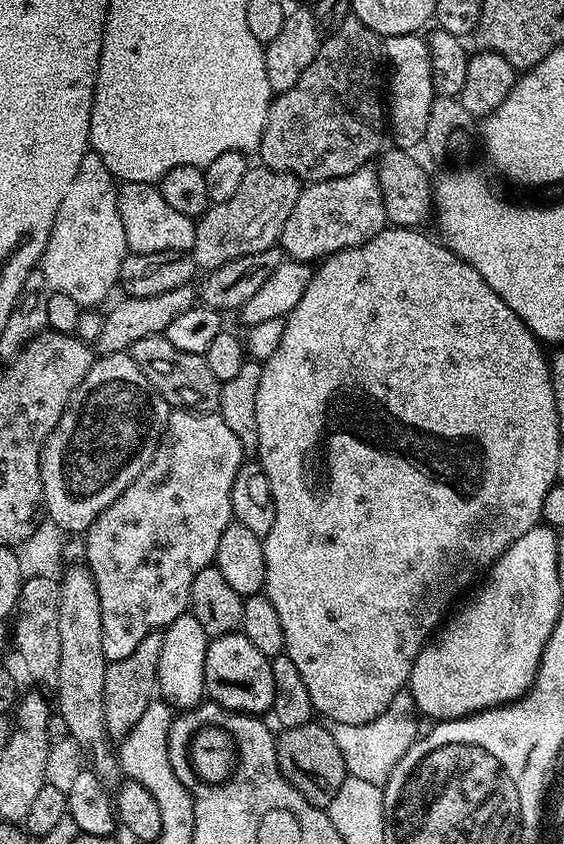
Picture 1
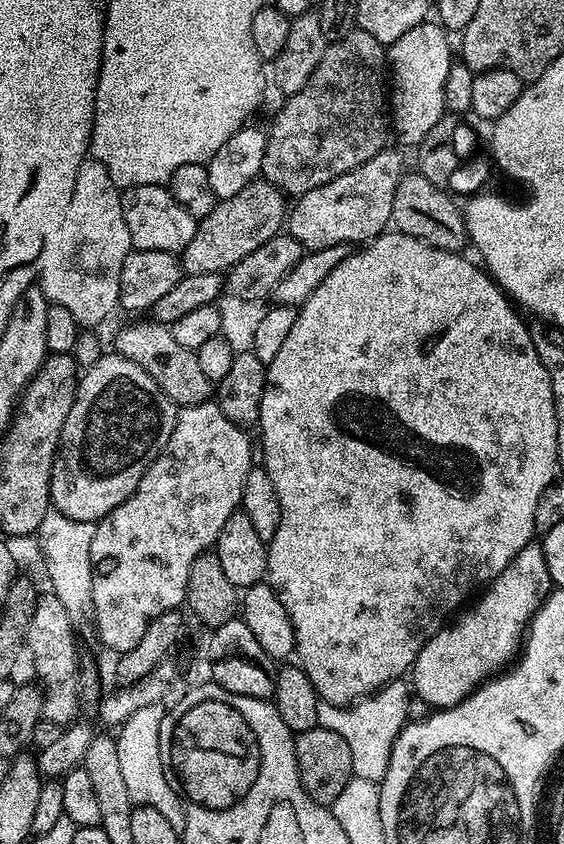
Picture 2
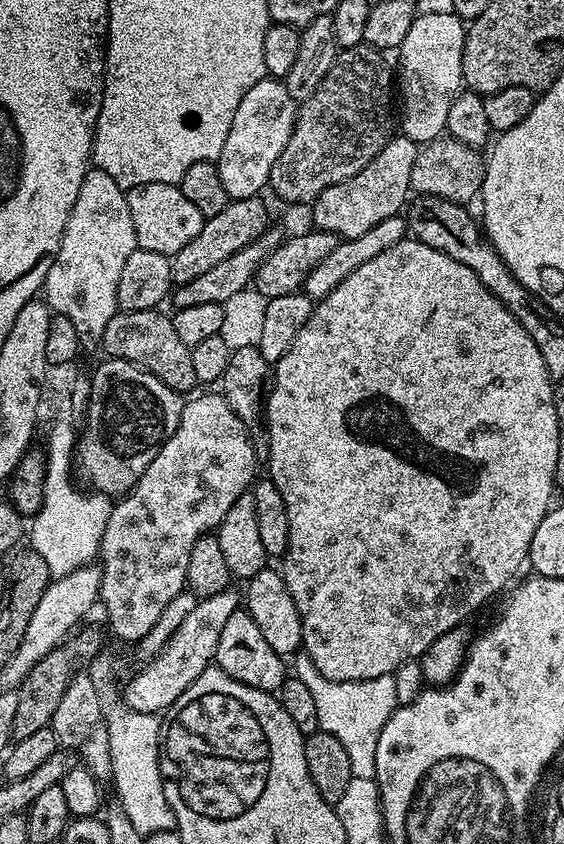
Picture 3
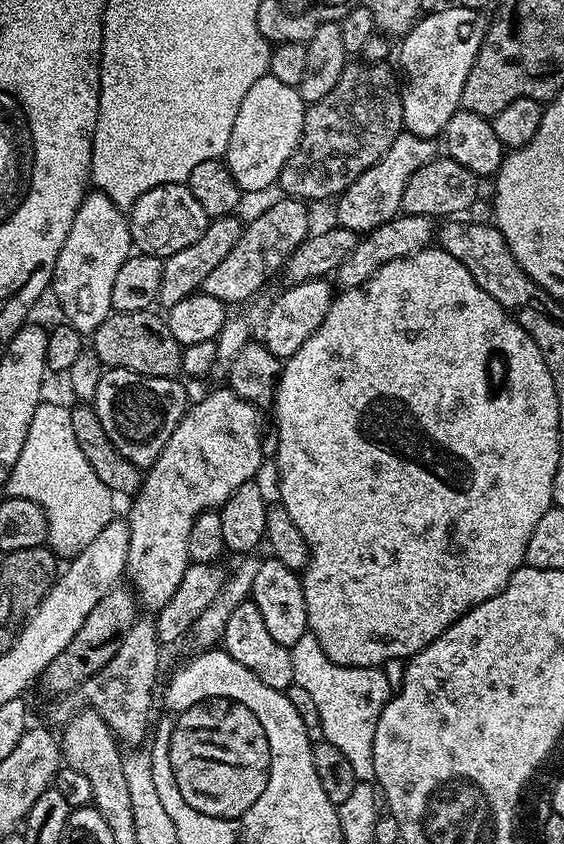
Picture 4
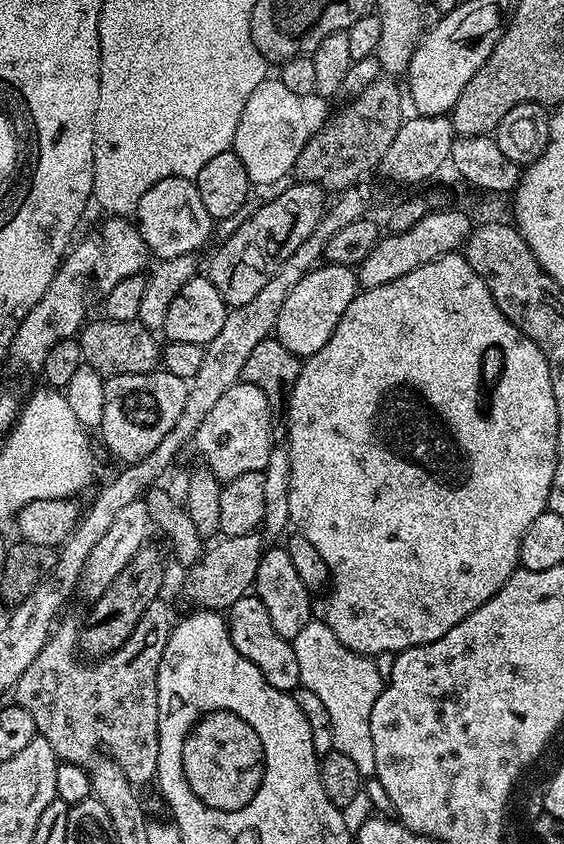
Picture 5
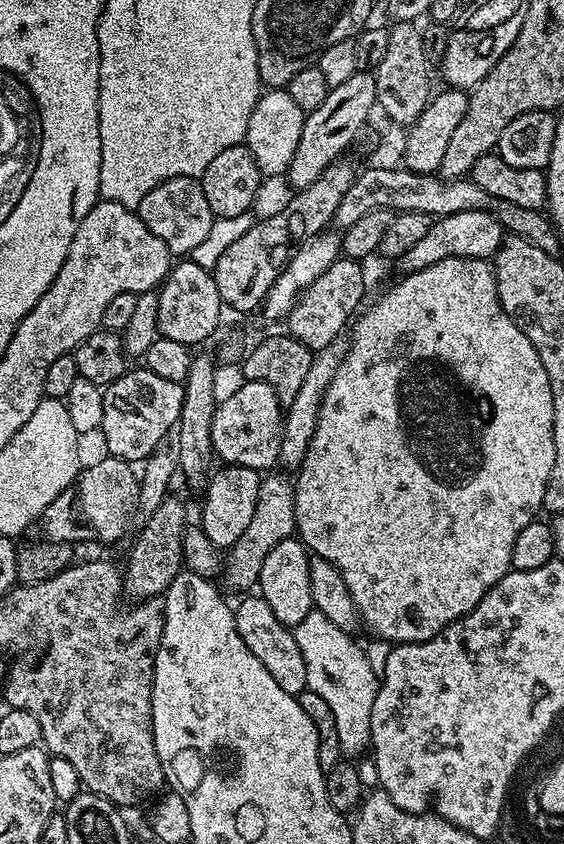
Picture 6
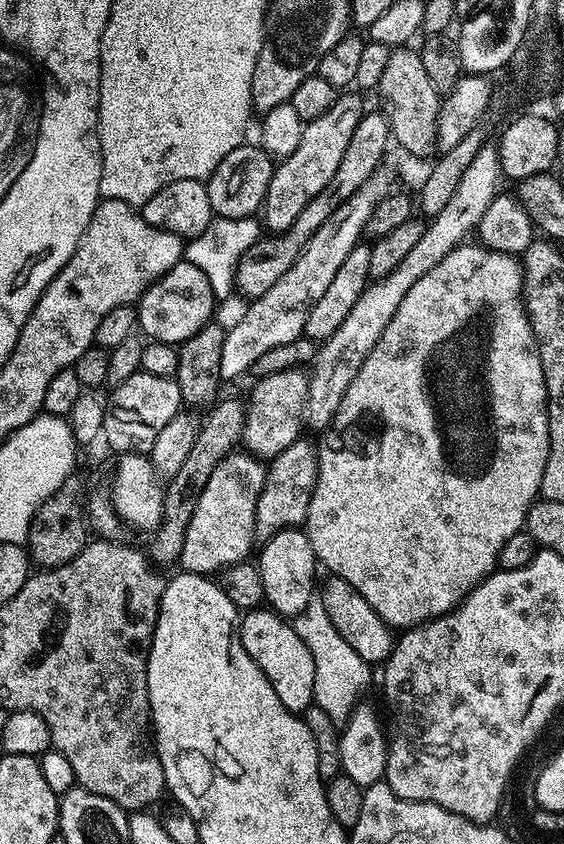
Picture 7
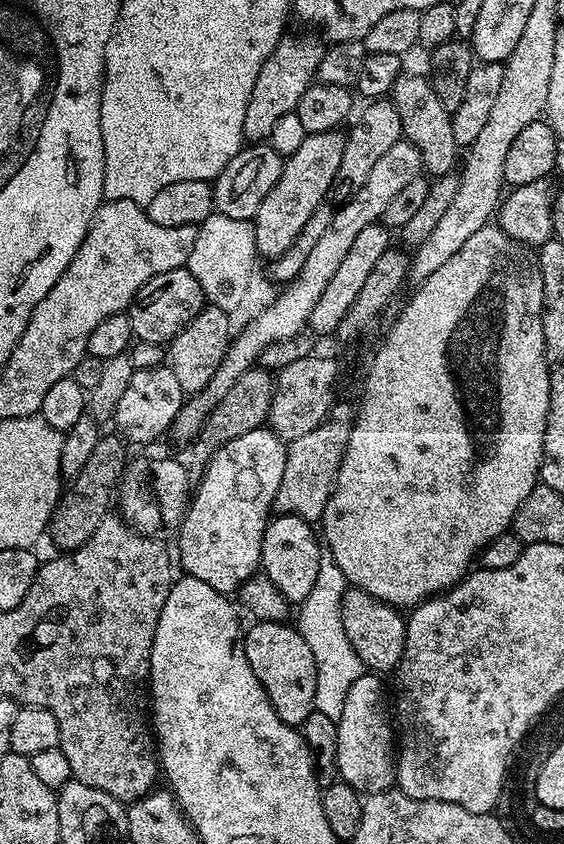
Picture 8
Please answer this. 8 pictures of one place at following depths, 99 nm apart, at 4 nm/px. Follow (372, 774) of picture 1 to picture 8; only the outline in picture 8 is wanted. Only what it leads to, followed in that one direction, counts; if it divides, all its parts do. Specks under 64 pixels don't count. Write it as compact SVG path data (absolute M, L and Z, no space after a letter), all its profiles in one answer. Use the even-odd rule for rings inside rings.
M324 554L320 557L318 579L315 580L310 594L299 601L300 621L298 627L302 638L306 638L306 646L314 653L314 666L318 670L318 686L314 686L315 711L326 714L326 718L340 720L342 706L346 706L346 694L350 694L350 686L365 675L363 662L354 654L354 646L350 646L350 638L346 638L346 630L342 626L342 594L346 581L342 570L334 562L334 558Z

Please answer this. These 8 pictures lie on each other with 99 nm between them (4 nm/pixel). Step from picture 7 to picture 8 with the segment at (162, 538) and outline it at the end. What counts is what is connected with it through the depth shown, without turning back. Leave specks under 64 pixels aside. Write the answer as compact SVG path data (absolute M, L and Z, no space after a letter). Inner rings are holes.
M254 366L246 374L242 374L242 378L234 382L234 386L230 386L226 398L222 398L222 402L214 406L214 410L206 418L195 440L179 449L178 463L188 473L189 481L198 482L202 479L210 458L214 458L216 451L226 442L230 442L230 438L238 438L238 434L246 434L250 430L261 427L267 421L273 383L274 376L271 371Z

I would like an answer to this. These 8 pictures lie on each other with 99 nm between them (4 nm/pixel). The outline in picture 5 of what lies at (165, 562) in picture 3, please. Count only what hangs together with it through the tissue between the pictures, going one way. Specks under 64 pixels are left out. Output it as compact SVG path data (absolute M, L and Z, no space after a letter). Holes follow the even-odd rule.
M243 382L230 386L218 403L202 418L194 437L194 448L200 451L203 463L222 482L238 478L238 474L263 472L274 447L272 440L274 414L266 402L266 394L258 386Z

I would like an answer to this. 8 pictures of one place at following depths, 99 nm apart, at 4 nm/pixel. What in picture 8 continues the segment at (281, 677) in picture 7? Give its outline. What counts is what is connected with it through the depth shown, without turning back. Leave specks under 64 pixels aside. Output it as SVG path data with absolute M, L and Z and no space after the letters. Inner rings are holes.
M257 620L252 624L253 628L249 632L247 629L243 633L242 639L246 650L246 662L250 662L250 670L254 678L262 682L270 698L270 706L274 706L282 722L299 726L306 722L308 715L315 709L314 686L318 686L318 670L314 666L314 653L310 651L310 646L306 646L306 638L302 638L299 627L292 625L291 628L289 624L288 622Z

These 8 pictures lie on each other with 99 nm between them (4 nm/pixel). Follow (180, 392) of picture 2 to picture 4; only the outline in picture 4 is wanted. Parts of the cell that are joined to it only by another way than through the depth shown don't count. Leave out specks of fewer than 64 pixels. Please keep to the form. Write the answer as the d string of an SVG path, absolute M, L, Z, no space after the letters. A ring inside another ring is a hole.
M155 311L146 312L113 312L98 326L90 336L90 348L96 352L105 369L128 368L131 372L147 376L175 377L180 372L180 354L182 346L170 334L170 326L163 315L155 316Z

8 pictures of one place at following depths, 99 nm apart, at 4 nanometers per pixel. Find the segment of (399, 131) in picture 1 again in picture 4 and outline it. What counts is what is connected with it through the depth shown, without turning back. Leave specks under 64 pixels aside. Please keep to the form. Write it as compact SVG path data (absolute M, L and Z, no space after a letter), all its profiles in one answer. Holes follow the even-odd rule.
M444 6L439 11L421 15L412 29L399 41L400 48L398 44L398 56L400 52L401 68L399 68L399 71L402 73L402 91L400 97L402 98L402 110L404 111L404 127L407 131L414 133L415 136L439 137L443 133L446 122L450 122L450 118L460 108L460 95L462 94L462 86L466 86L466 74L470 74L470 66L474 66L474 62L478 58L478 50L484 41L484 33L488 31L489 21L486 19L486 16L484 20L484 16L485 13L483 11L475 8L461 8L459 6L449 8L449 6Z

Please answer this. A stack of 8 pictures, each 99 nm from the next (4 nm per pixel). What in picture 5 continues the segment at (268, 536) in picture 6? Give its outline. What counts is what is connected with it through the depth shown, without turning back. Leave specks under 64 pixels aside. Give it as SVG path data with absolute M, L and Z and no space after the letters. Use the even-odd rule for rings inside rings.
M259 531L217 539L216 545L209 547L195 565L187 569L184 592L193 600L195 607L209 612L223 613L238 598L249 595L258 574L258 562L266 547Z

